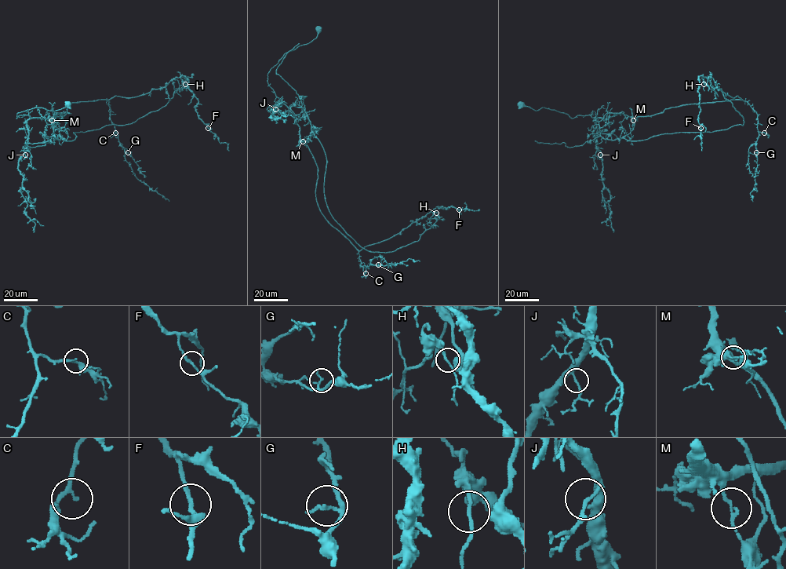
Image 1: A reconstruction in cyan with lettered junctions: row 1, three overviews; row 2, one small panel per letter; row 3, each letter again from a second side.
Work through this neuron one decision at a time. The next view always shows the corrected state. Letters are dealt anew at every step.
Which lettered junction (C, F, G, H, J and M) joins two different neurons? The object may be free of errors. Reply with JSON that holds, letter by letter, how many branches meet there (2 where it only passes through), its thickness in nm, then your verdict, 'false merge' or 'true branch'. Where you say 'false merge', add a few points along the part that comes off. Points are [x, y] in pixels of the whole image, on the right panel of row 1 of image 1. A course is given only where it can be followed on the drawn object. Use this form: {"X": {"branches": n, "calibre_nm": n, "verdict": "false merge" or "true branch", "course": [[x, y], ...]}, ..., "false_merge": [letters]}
{"C": {"branches": 2, "calibre_nm": 160, "verdict": "true branch"}, "F": {"branches": 2, "calibre_nm": 190, "verdict": "true branch"}, "G": {"branches": 2, "calibre_nm": 160, "verdict": "true branch"}, "H": {"branches": 2, "calibre_nm": 160, "verdict": "true branch"}, "J": {"branches": 2, "calibre_nm": 160, "verdict": "true branch"}, "M": {"branches": 2, "calibre_nm": 150, "verdict": "false merge", "course": [[633, 120], [633, 129], [624, 137], [631, 140], [744, 125], [744, 118], [712, 78], [707, 80], [708, 91]]}, "false_merge": ["M"]}

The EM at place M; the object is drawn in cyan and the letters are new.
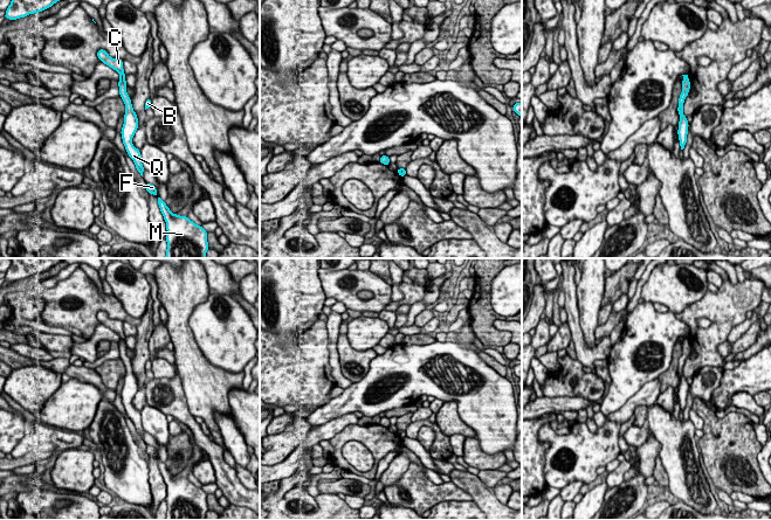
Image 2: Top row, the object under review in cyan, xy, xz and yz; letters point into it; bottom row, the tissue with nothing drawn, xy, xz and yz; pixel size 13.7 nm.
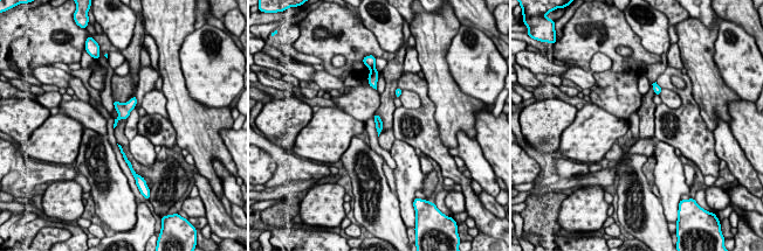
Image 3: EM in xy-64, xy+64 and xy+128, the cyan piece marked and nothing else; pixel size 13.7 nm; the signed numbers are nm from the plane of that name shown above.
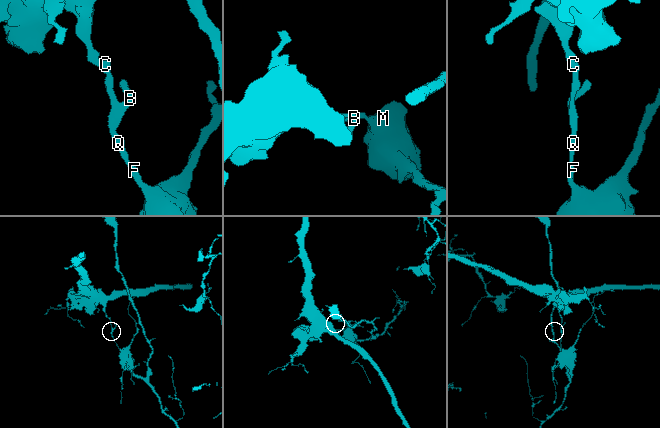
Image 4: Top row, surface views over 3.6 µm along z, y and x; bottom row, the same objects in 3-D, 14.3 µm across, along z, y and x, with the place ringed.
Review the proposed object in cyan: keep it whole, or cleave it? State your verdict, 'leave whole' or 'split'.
split

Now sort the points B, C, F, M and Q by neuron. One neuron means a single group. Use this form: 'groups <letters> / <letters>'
groups B F M Q / C

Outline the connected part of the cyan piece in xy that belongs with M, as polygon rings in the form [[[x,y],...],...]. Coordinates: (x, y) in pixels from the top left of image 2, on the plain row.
[[[146,444],[146,453],[158,459],[158,467],[166,484],[165,520],[206,520],[209,511],[207,493],[191,483],[188,478],[172,476],[165,463],[158,458],[154,446]]]

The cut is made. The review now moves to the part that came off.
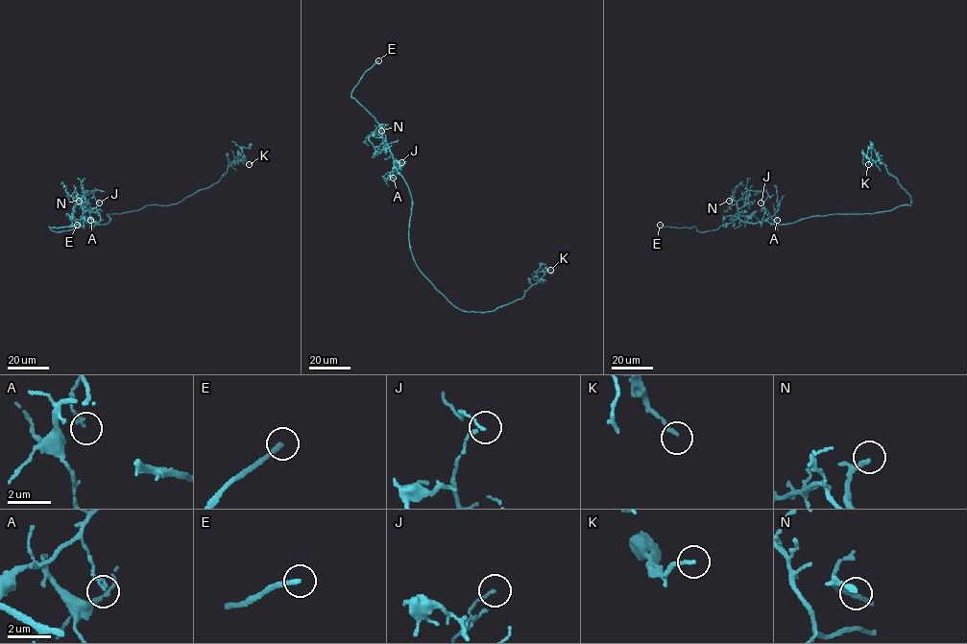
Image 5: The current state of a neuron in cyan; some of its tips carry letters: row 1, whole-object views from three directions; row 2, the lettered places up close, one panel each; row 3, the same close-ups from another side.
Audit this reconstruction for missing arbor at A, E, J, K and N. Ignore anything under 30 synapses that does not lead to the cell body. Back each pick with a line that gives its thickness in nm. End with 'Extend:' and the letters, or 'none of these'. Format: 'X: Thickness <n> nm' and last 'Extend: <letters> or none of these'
E: Thickness 220 nm
N: Thickness 160 nm
Extend: E, N

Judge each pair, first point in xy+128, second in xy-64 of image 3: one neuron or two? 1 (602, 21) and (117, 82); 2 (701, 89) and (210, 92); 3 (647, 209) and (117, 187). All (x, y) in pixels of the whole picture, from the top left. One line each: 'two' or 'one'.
1: two
2: two
3: one

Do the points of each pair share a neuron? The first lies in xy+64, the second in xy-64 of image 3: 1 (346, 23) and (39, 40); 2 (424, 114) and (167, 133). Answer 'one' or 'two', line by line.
1: one
2: one

